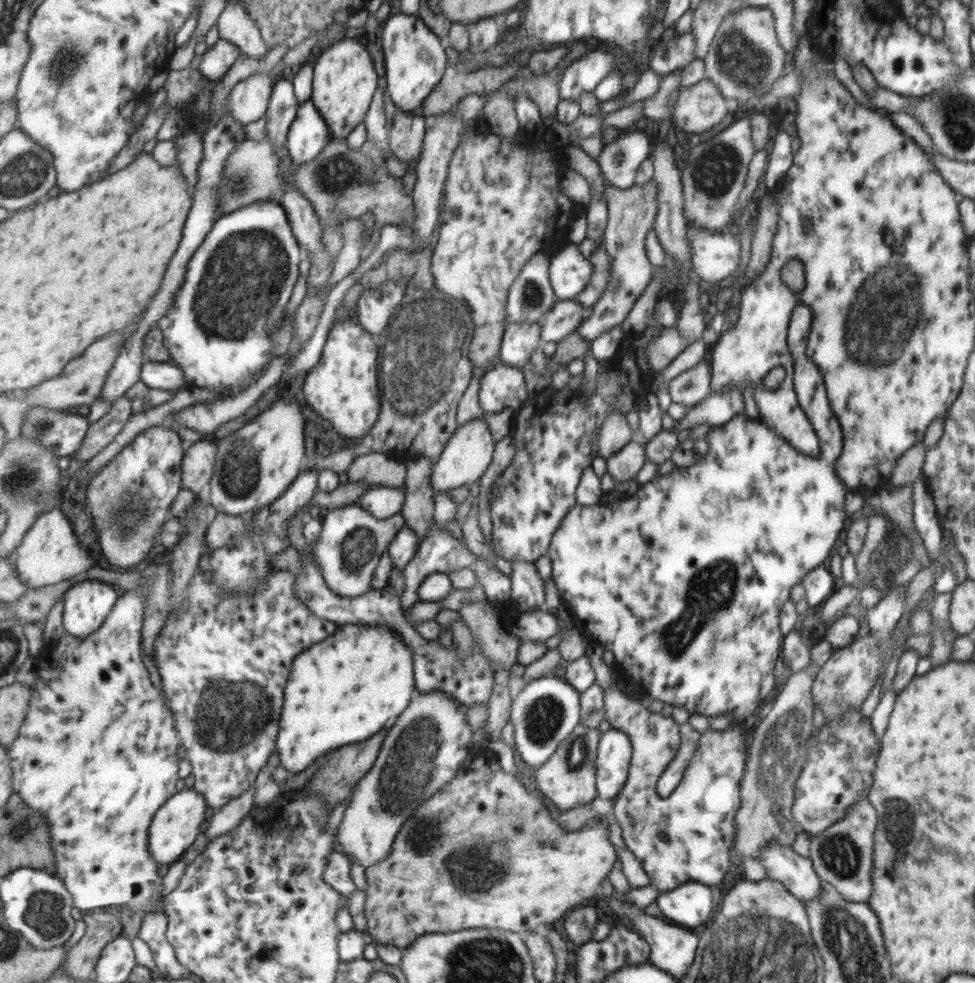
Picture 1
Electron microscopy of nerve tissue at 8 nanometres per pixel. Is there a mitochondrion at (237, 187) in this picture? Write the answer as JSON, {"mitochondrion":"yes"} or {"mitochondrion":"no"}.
{"mitochondrion":"yes"}

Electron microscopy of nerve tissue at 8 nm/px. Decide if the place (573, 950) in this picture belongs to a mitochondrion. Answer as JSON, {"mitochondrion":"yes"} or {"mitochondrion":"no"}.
{"mitochondrion":"no"}

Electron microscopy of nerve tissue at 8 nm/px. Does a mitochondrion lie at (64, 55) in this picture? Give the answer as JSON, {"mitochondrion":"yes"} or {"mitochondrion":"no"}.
{"mitochondrion":"yes"}

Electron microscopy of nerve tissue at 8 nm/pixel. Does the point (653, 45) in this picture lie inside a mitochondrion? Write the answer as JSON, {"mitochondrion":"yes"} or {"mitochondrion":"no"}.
{"mitochondrion":"no"}

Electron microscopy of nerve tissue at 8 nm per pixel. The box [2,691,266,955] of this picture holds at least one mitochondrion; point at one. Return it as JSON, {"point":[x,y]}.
{"point":[44,911]}

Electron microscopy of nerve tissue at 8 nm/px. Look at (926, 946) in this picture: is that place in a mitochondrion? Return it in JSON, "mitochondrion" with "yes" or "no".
{"mitochondrion":"no"}

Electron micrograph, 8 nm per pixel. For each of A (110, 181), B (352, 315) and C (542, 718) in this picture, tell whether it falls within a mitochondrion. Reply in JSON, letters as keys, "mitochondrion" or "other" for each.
{"A":"other","B":"other","C":"mitochondrion"}

